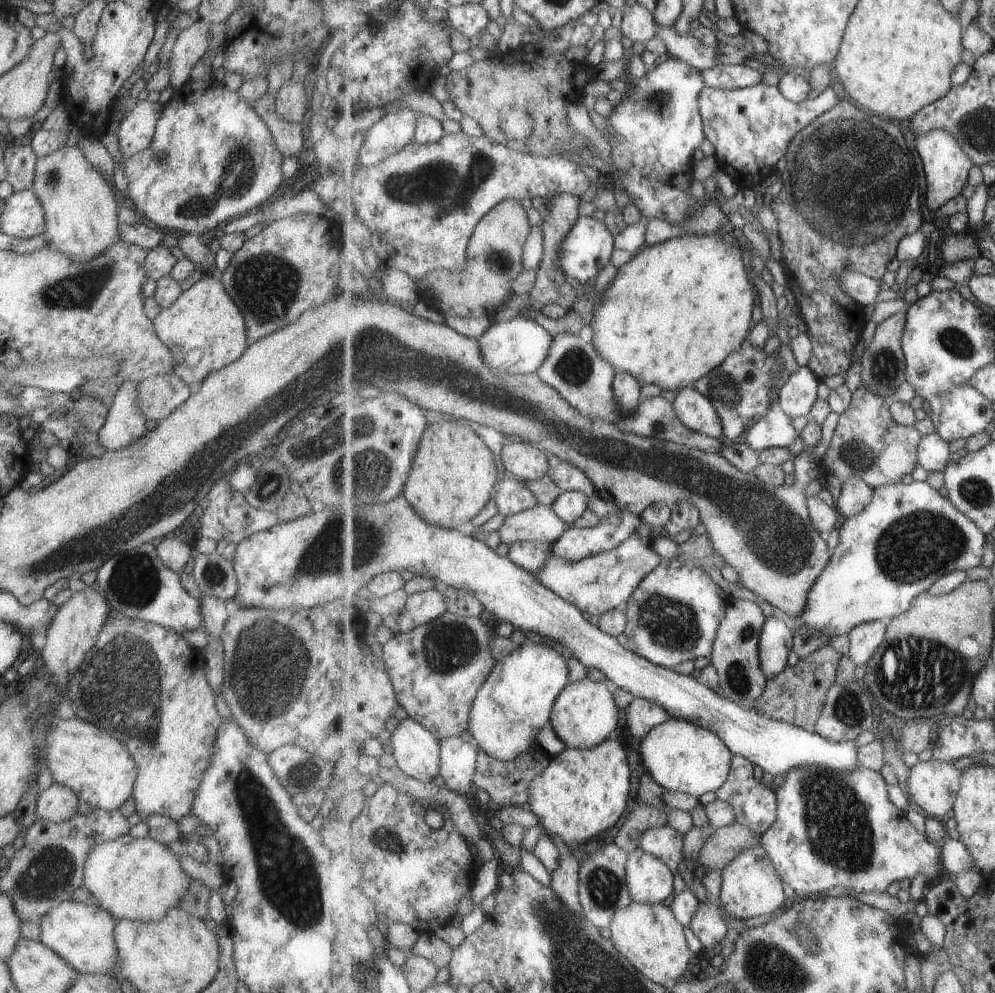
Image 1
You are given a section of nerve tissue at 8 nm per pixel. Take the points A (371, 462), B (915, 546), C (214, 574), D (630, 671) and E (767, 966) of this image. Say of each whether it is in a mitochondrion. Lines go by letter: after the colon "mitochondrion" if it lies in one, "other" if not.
A: mitochondrion
B: mitochondrion
C: mitochondrion
D: other
E: mitochondrion

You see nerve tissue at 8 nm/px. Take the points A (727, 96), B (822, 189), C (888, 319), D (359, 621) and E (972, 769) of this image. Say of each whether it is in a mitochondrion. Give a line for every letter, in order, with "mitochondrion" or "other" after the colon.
A: other
B: mitochondrion
C: other
D: other
E: other

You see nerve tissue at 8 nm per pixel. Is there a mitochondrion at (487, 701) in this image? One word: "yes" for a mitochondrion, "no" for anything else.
no

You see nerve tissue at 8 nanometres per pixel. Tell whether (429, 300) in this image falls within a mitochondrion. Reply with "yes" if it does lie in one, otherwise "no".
no

